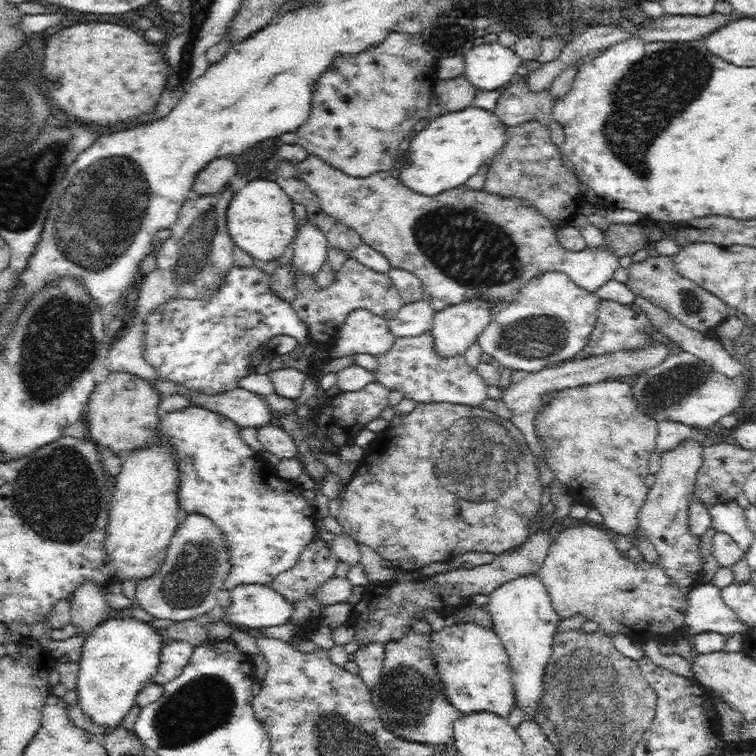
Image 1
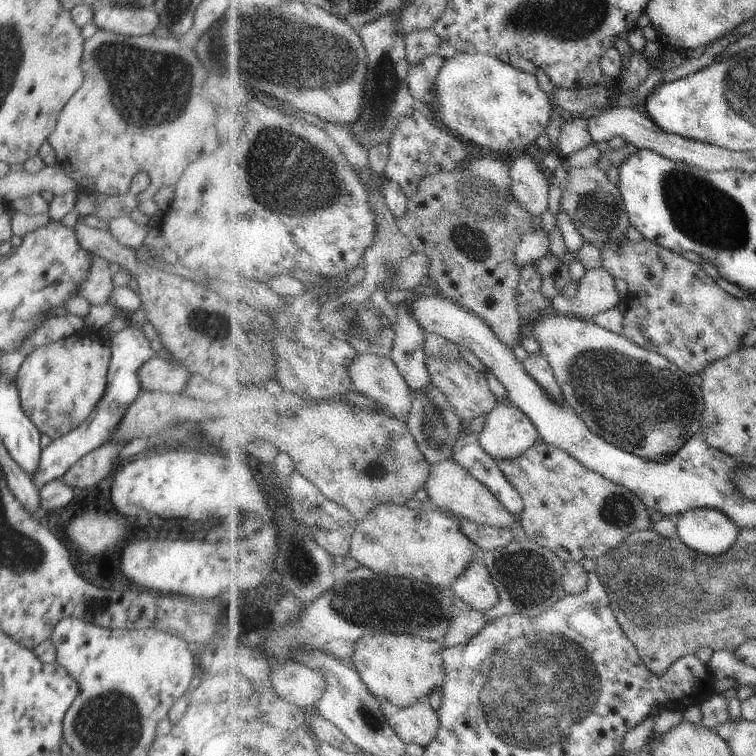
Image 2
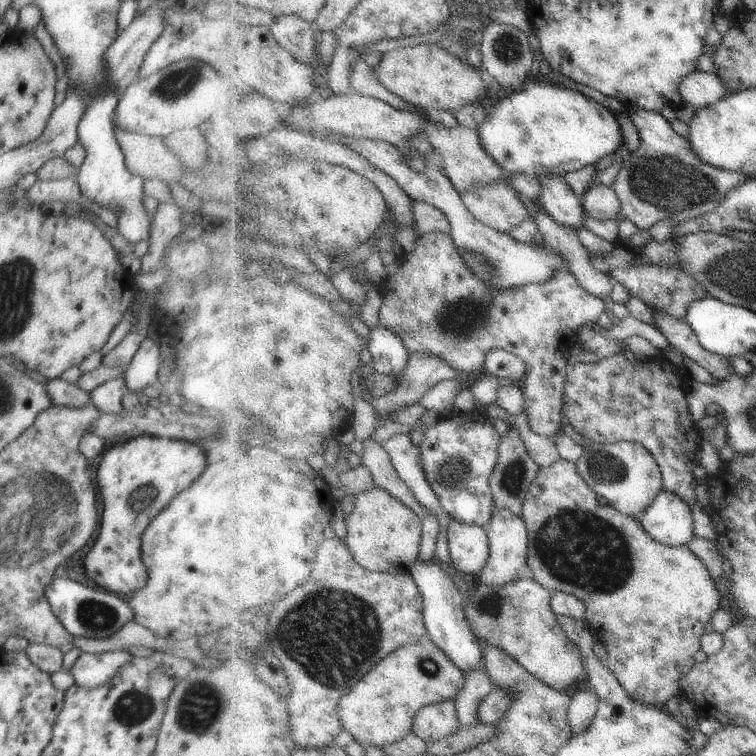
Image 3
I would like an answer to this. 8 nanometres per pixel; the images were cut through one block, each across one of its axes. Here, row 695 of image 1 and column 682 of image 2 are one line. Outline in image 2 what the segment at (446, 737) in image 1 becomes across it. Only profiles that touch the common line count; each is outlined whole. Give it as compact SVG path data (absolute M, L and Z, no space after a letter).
M546 314L533 325L534 336L542 353L550 362L565 398L596 435L615 443L641 458L668 463L683 443L699 431L706 408L702 387L692 384L688 373L680 370L666 356L647 350L626 336L615 334L593 321L573 315Z

